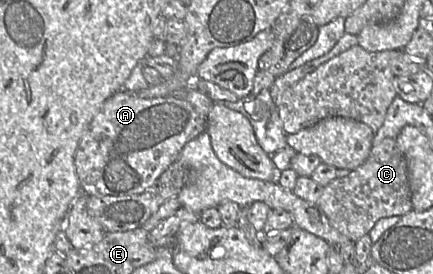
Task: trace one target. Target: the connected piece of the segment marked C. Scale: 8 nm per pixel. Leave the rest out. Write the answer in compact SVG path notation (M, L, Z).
M385 138L379 144L372 146L367 159L358 168L350 171L344 177L337 177L323 187L322 194L316 202L324 212L329 223L352 242L368 234L375 223L384 217L402 217L413 210L409 174L404 155L396 144L395 138Z

